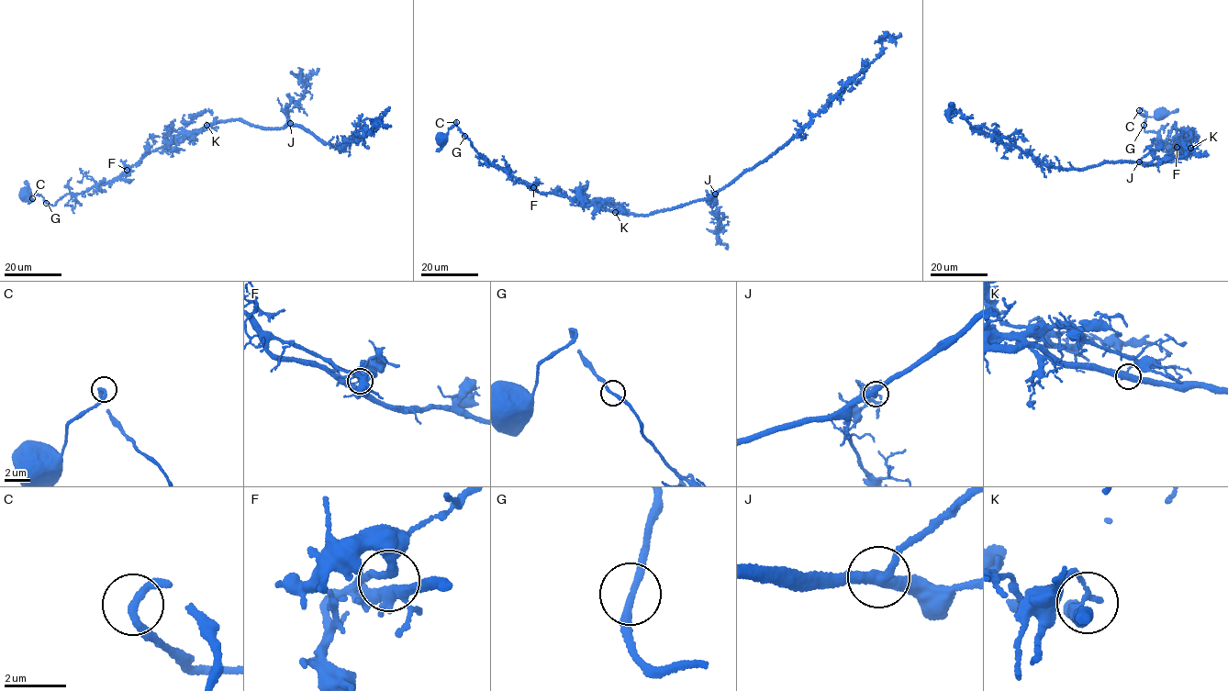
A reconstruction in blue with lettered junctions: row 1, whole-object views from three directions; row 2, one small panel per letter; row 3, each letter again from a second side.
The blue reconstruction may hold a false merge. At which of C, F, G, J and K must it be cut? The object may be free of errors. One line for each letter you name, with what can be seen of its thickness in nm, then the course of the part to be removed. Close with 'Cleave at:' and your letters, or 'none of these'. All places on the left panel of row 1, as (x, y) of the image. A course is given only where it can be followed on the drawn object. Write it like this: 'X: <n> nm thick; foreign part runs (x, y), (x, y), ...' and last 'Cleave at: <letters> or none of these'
Cleave at: none of these

